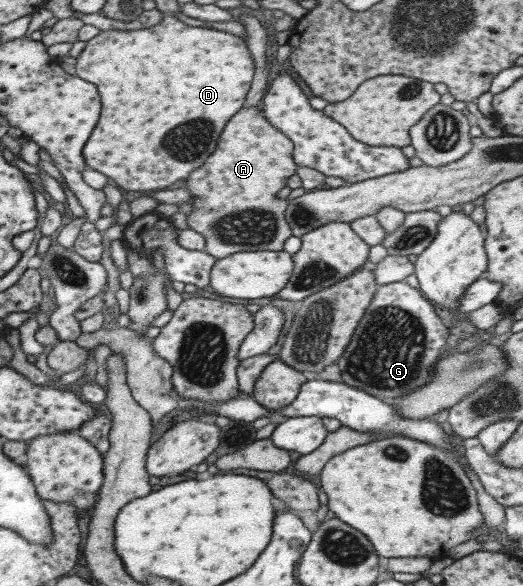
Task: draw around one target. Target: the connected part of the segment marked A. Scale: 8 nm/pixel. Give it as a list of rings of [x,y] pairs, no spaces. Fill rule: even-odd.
[[[252,106],[242,107],[228,120],[217,143],[204,164],[184,178],[185,188],[194,196],[190,204],[194,209],[186,216],[188,229],[202,235],[204,251],[216,260],[239,251],[282,250],[284,241],[292,236],[283,216],[288,199],[276,198],[274,194],[286,185],[290,175],[296,173],[292,142],[268,123],[268,120],[264,120],[263,111],[257,111],[256,106]]]

